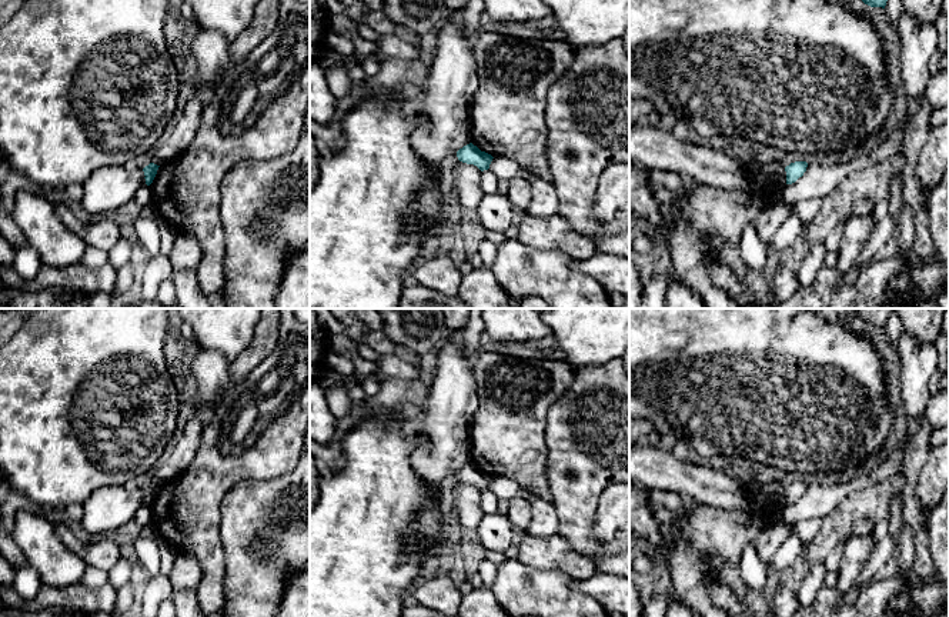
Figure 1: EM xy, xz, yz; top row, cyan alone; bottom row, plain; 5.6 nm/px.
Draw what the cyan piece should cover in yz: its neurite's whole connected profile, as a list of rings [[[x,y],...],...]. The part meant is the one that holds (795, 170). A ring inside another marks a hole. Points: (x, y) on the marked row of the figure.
[[[795,161],[785,167],[786,171],[786,184],[795,183],[806,171],[806,161]]]

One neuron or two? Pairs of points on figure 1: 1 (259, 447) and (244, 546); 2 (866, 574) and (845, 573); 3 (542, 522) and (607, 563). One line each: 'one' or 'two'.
1: two
2: two
3: two

